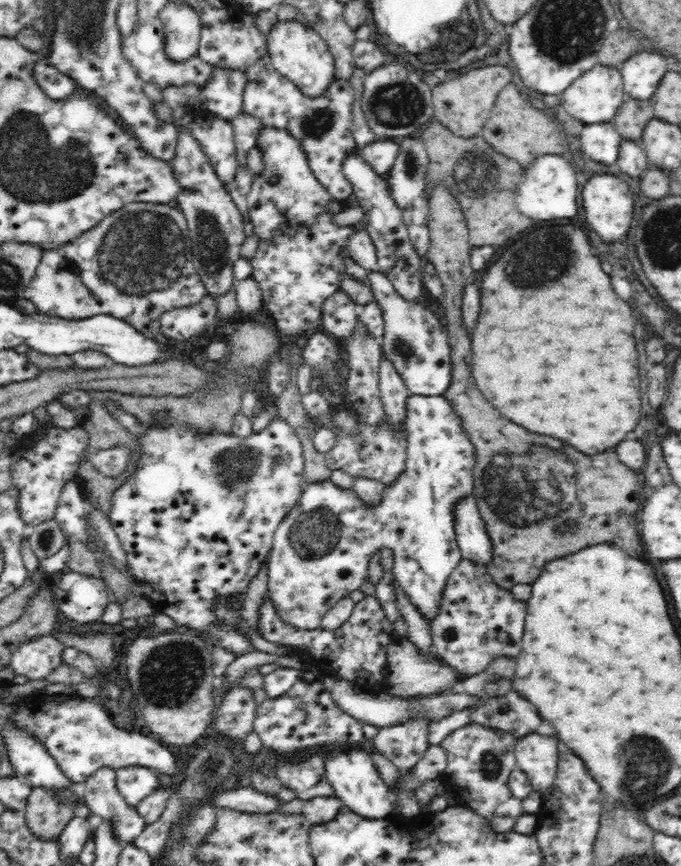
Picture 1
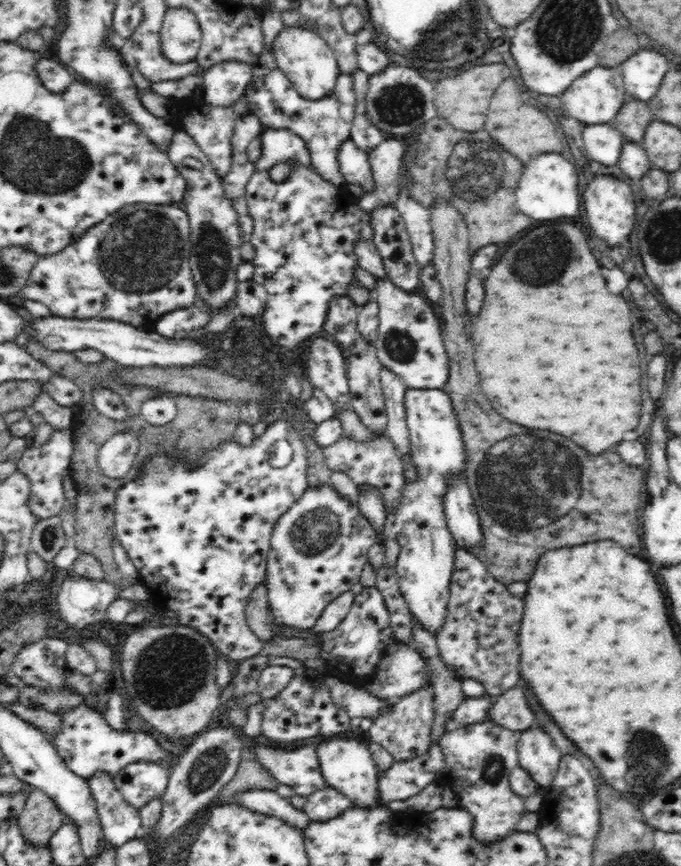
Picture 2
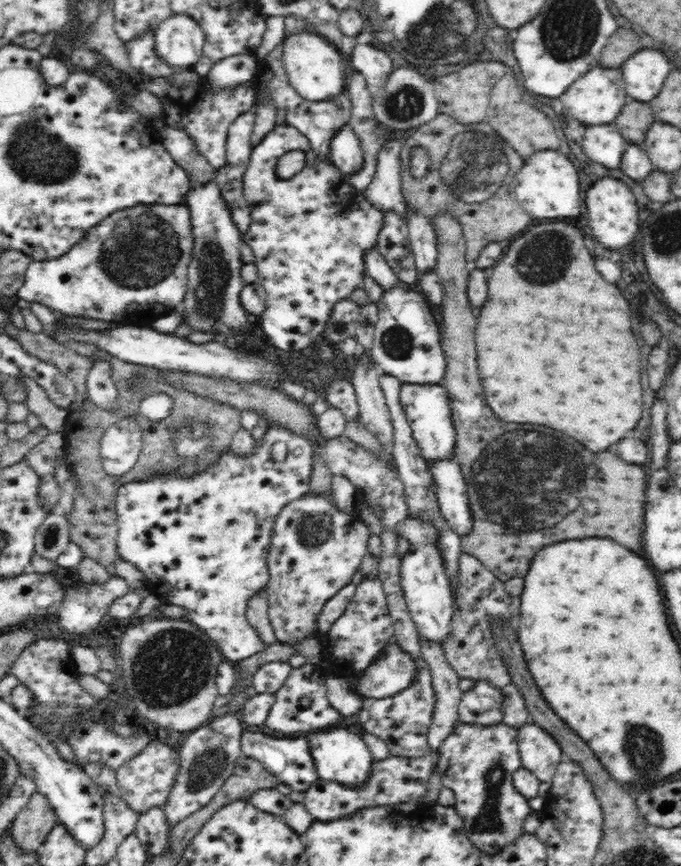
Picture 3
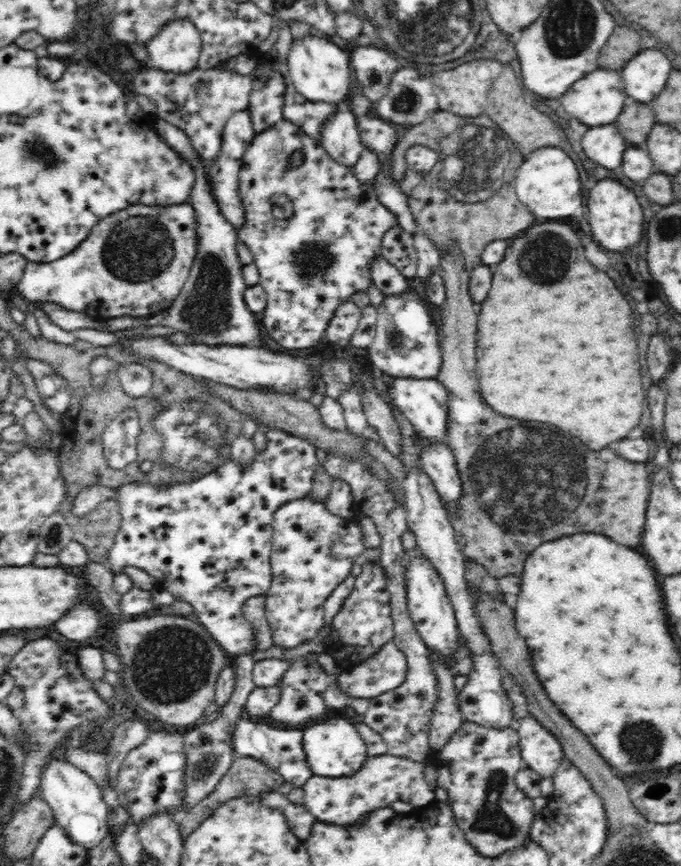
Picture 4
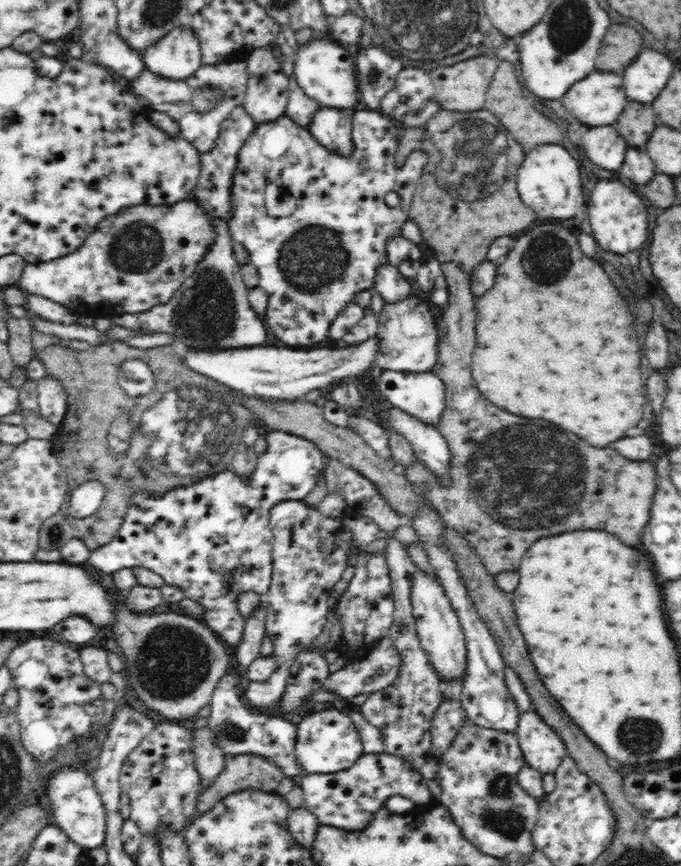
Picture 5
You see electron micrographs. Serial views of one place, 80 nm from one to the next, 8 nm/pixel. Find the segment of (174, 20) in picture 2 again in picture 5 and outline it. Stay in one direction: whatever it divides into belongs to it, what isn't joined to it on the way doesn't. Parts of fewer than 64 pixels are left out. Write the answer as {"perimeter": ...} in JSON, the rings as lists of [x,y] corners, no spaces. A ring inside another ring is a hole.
{"perimeter":[[[172,29],[142,54],[148,70],[170,81],[186,80],[203,66],[201,43],[192,29]]]}

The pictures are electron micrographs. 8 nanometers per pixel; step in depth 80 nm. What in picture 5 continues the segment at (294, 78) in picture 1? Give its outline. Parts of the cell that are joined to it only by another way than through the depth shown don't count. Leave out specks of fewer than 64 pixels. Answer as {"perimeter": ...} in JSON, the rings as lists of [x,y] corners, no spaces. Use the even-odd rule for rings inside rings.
{"perimeter":[[[312,39],[299,46],[294,60],[294,77],[298,87],[313,101],[318,101],[324,107],[342,108],[348,112],[358,104],[358,90],[356,90],[357,75],[354,74],[354,60],[348,56],[346,48],[340,44],[332,44],[332,40]]]}

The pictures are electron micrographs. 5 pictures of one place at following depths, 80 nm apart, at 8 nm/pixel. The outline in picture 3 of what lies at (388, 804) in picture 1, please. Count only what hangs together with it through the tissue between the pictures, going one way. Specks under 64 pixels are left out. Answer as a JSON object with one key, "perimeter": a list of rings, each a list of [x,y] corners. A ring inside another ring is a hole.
{"perimeter":[[[329,727],[327,730],[316,731],[316,734],[310,732],[310,736],[306,737],[310,742],[309,749],[319,778],[350,788],[364,786],[364,782],[370,774],[370,764],[372,764],[373,758],[362,736],[358,738],[358,733],[354,734],[348,728]]]}

